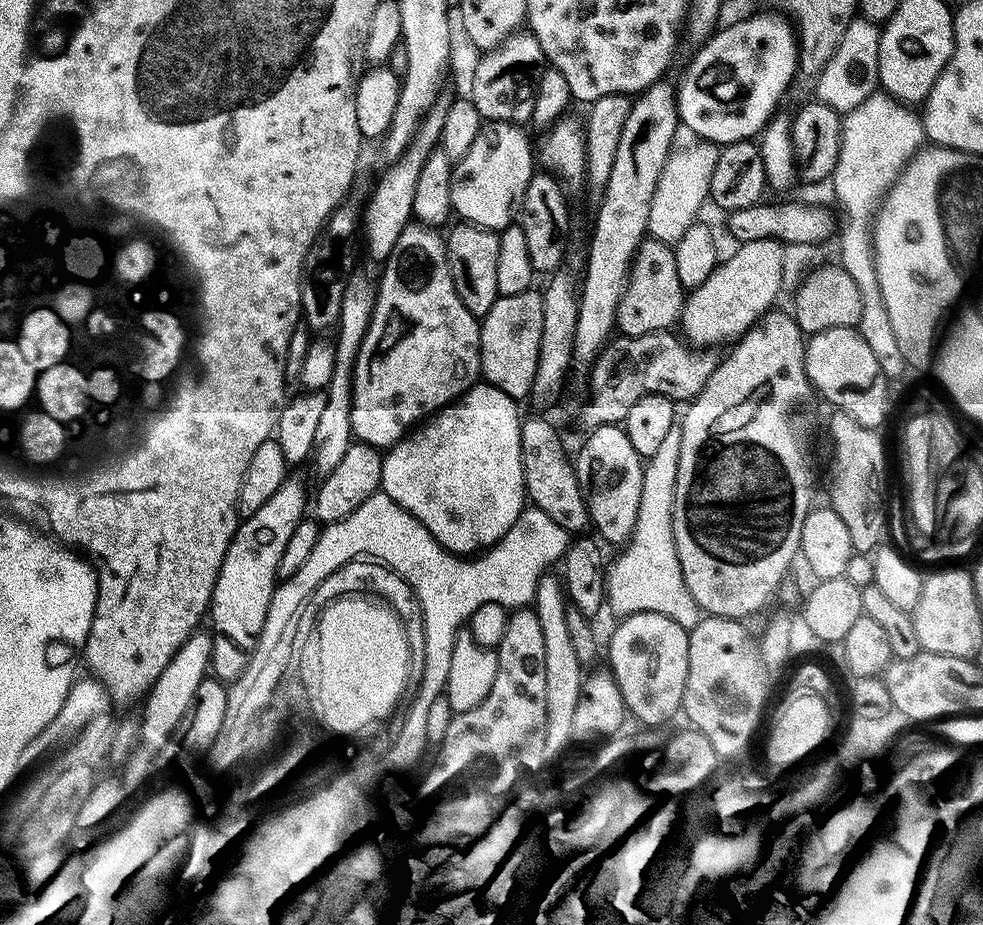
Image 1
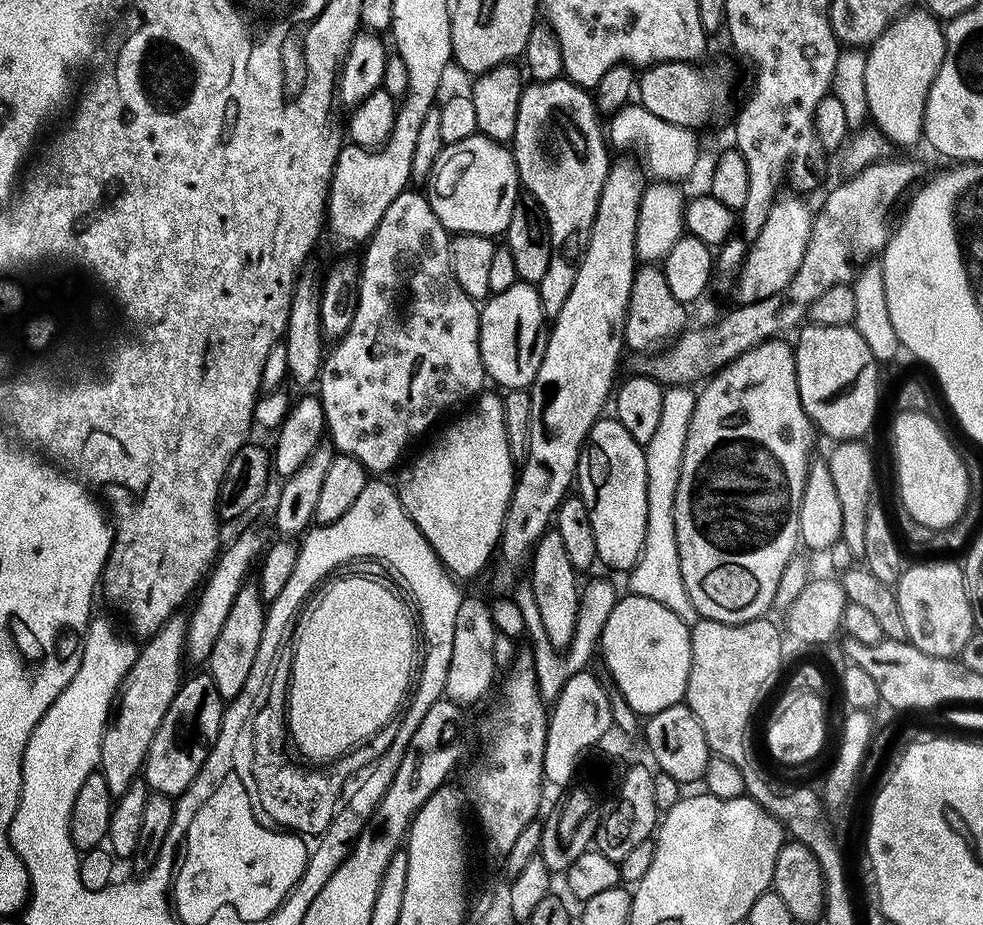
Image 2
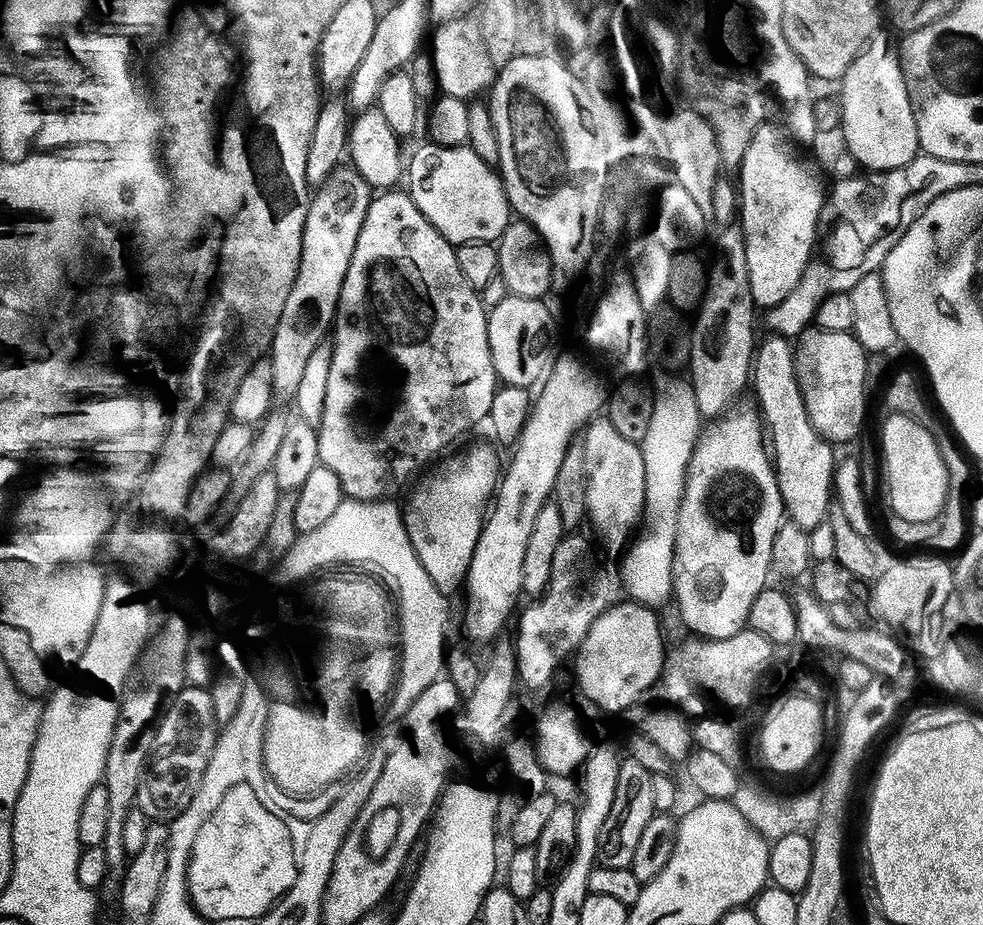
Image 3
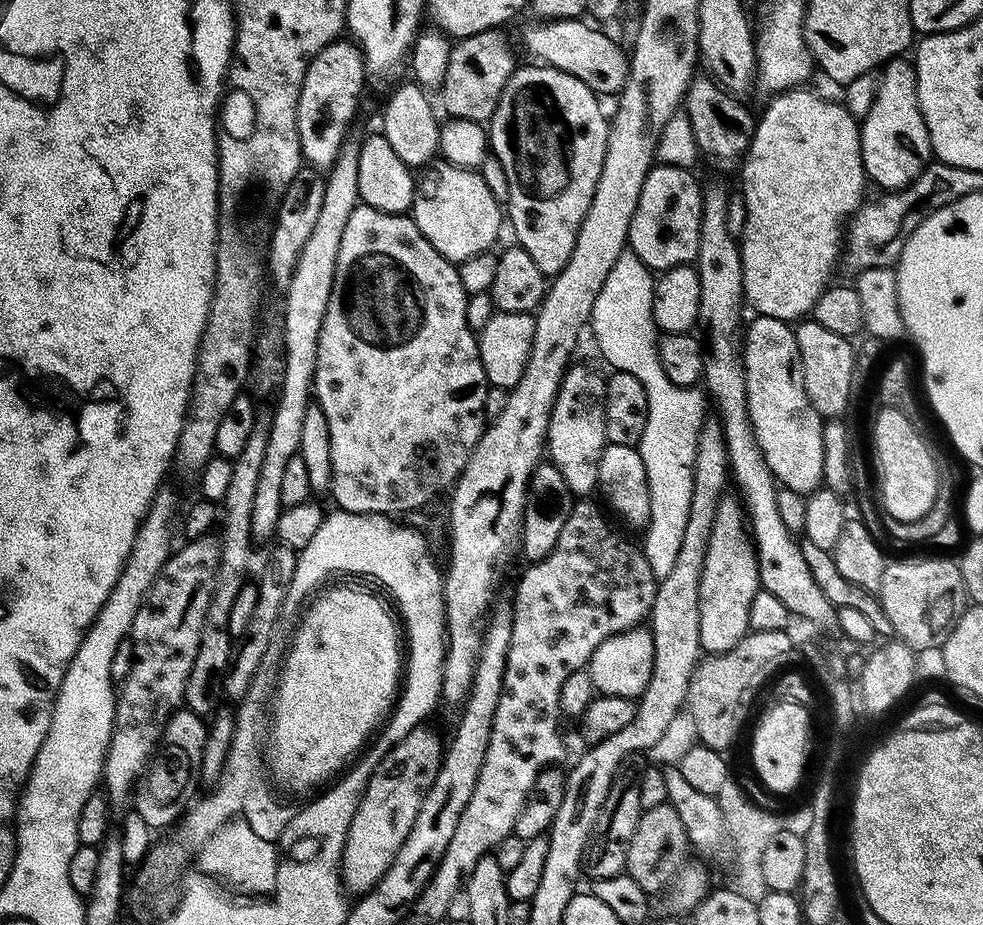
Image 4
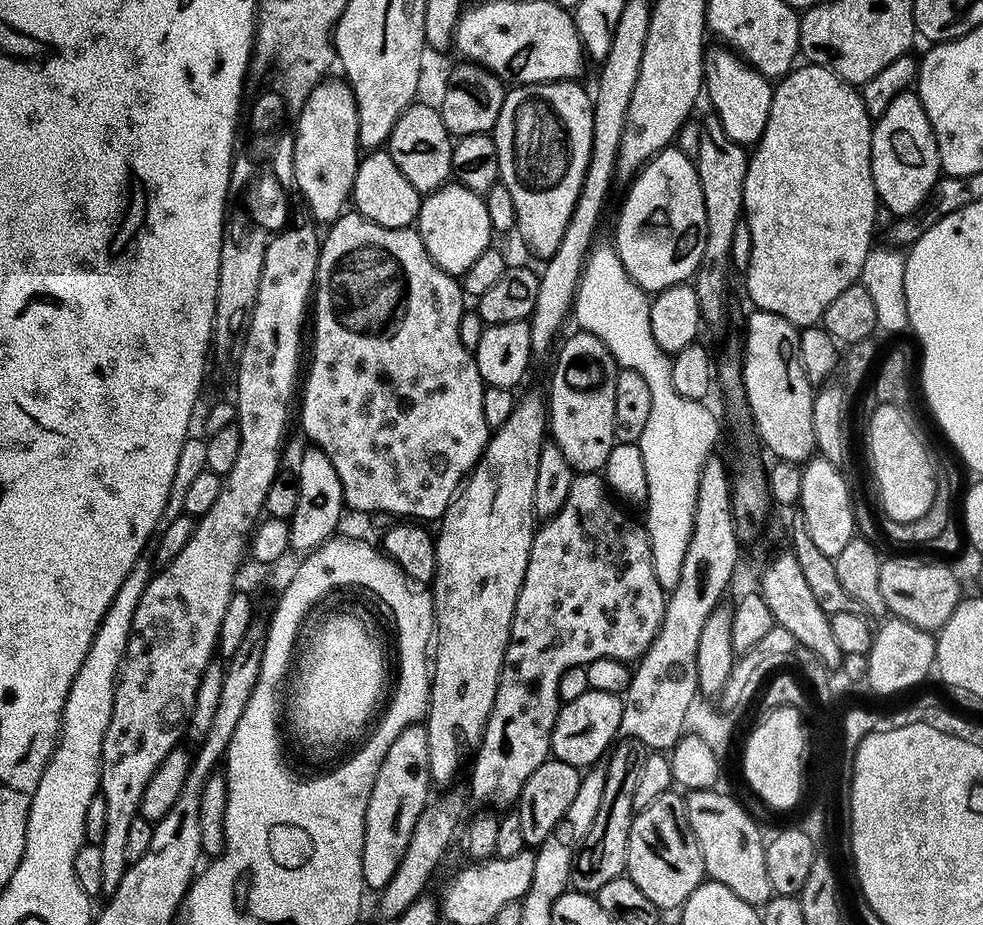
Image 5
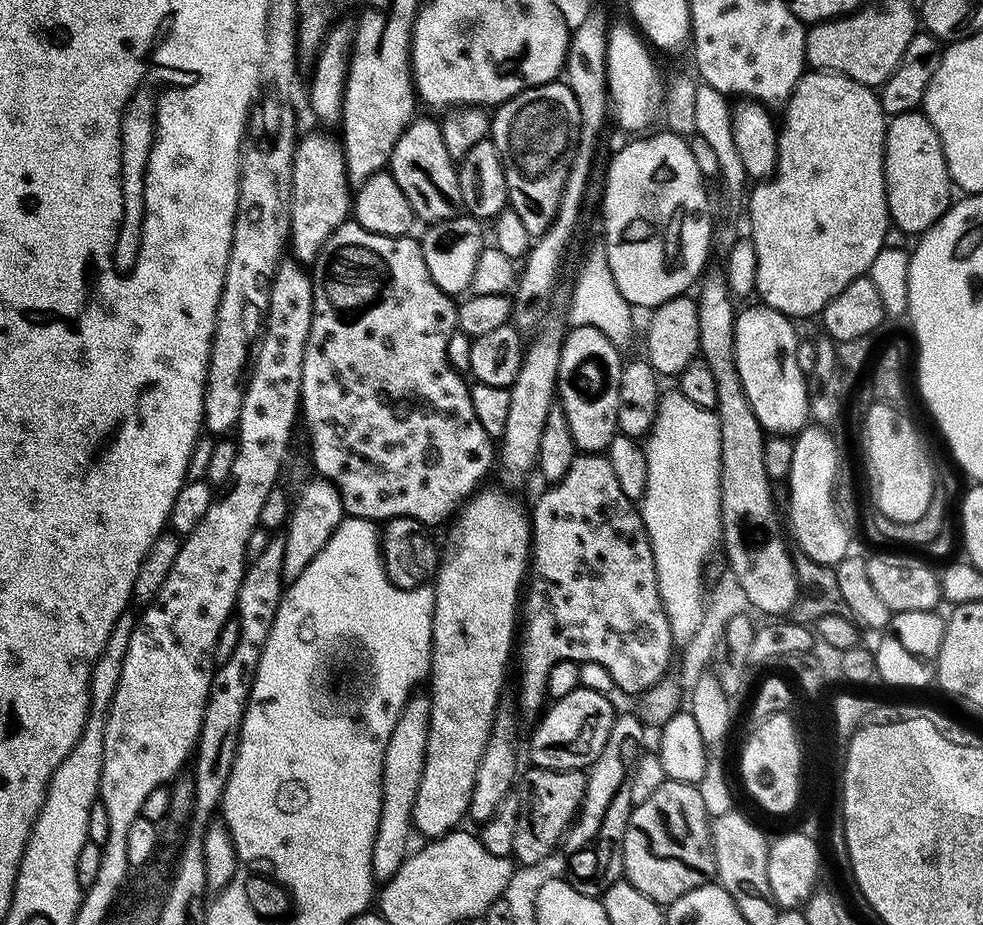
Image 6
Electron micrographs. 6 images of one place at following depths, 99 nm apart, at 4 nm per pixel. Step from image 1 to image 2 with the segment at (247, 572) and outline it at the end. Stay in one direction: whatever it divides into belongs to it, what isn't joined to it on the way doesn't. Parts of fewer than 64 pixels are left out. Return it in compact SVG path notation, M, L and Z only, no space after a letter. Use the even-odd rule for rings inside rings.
M245 582L234 598L230 614L219 631L218 640L214 642L213 650L206 661L206 672L214 678L214 686L218 686L218 694L225 702L238 698L250 678L250 666L254 666L258 646L262 641L264 617L266 615L266 601L260 597L260 589L255 583Z

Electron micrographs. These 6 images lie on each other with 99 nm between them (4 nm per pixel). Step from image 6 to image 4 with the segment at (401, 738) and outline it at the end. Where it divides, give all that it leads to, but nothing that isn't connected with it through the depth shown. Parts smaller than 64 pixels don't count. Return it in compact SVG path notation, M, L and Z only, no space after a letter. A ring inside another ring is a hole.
M428 726L410 730L410 734L406 734L406 738L402 738L382 758L350 822L344 853L341 854L340 875L343 887L349 893L370 891L386 870L390 870L394 854L398 854L402 842L406 842L406 834L410 834L410 826L414 826L414 818L418 818L418 806L422 806L428 785L434 782L441 759L442 740L440 744Z

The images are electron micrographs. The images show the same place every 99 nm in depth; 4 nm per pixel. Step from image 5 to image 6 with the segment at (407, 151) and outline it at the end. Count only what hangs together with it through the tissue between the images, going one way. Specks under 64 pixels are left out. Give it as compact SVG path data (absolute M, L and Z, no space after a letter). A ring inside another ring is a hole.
M413 119L406 130L394 142L392 156L388 160L388 168L398 184L417 221L425 220L425 225L440 224L450 220L461 211L460 173L457 161L450 158L446 150L446 142L442 142L442 130L434 119Z

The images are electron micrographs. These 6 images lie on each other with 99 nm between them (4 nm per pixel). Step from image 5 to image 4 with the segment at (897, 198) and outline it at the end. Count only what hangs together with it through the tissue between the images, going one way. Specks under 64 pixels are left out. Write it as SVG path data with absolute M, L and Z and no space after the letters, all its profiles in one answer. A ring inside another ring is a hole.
M908 50L891 52L885 58L876 72L876 83L873 89L875 94L874 106L870 106L870 114L860 124L860 153L864 163L864 174L872 180L880 190L899 190L908 187L913 180L917 180L922 170L933 159L930 134L926 130L924 115L920 109L918 97L924 93L922 78L920 77L920 61Z

